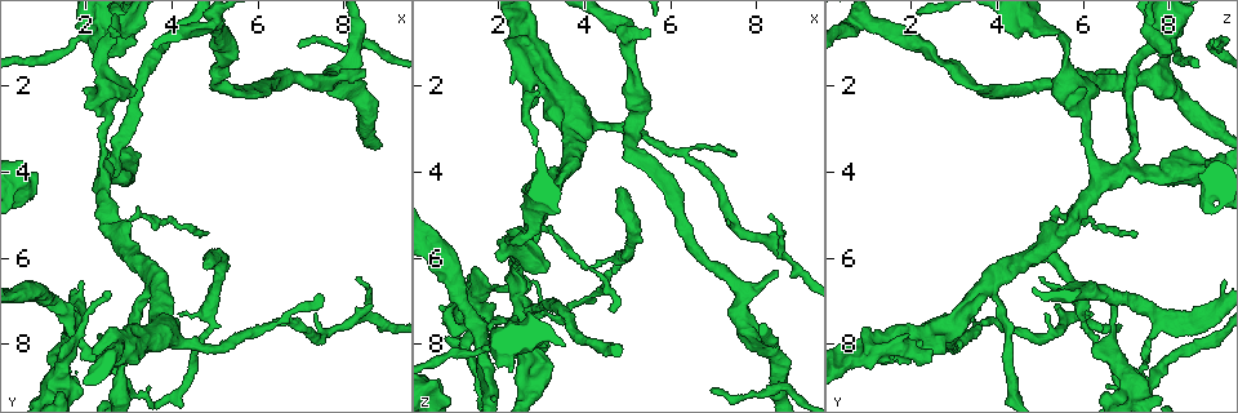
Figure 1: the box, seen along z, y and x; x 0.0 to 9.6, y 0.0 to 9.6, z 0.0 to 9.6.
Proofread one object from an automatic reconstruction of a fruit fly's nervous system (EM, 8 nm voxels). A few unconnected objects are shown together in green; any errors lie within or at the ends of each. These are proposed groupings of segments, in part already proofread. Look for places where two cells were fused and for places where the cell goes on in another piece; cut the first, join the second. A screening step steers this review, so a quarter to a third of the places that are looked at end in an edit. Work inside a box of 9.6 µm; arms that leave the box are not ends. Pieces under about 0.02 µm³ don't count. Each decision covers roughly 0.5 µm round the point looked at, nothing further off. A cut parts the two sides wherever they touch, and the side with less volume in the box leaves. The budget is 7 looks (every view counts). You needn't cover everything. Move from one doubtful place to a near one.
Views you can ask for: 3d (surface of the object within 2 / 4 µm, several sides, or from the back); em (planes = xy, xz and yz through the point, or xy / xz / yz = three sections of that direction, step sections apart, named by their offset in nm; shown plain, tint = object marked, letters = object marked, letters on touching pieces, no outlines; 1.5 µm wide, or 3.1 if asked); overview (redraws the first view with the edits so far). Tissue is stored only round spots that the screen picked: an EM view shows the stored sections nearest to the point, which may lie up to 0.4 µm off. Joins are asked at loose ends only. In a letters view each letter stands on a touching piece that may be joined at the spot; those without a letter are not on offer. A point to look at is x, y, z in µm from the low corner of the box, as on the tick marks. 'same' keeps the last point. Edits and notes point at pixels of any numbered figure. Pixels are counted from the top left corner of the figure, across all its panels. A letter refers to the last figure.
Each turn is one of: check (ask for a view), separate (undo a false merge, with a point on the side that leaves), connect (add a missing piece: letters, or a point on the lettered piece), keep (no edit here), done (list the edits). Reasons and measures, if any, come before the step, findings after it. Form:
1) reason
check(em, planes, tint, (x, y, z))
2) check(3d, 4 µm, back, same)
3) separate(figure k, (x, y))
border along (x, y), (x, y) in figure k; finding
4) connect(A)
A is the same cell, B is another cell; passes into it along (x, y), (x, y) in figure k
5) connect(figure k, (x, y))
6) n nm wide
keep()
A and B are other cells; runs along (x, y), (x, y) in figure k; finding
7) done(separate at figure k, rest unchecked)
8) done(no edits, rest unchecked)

an open end
check(em, planes, letters, (8.45, 1.65, 6.30))

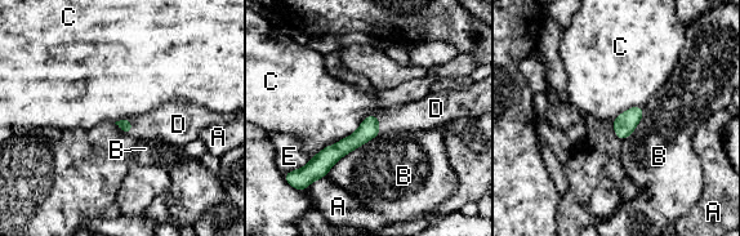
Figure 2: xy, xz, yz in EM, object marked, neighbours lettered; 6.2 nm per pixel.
connect(D)
D is the same cell, A, B, C and E are other cells; the cell continues

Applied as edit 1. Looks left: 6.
check(overview)

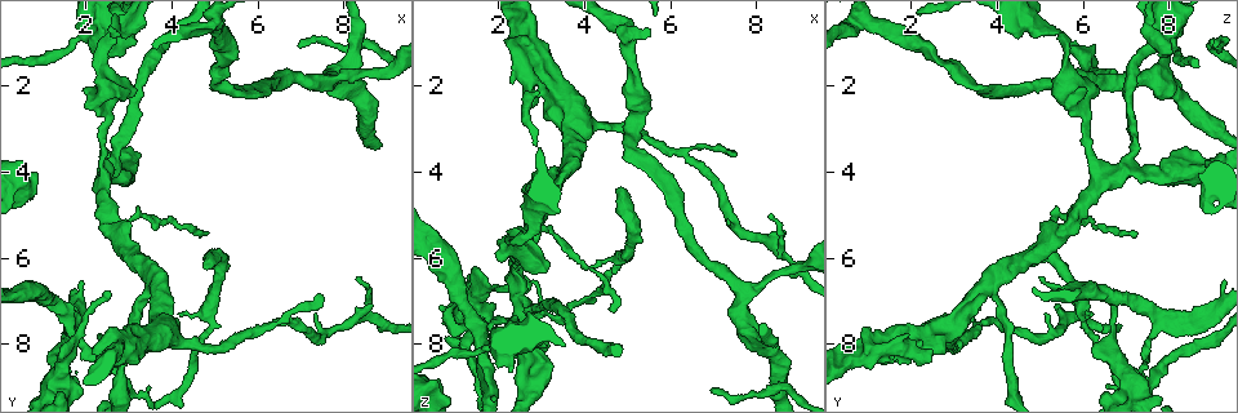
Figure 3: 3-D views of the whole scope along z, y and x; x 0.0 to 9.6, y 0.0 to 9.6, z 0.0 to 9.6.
branch stops here
check(3d, 2 µm, (3.10, 1.00, 8.10))

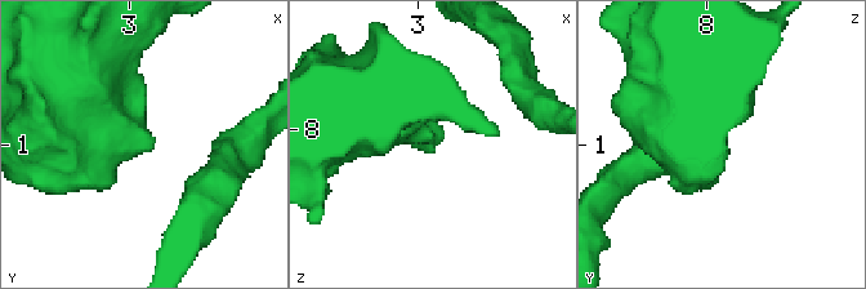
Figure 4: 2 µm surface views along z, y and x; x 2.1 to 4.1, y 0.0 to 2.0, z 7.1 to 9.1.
check(em, xz, step 4, letters, (3.16, 1.00, 8.08))

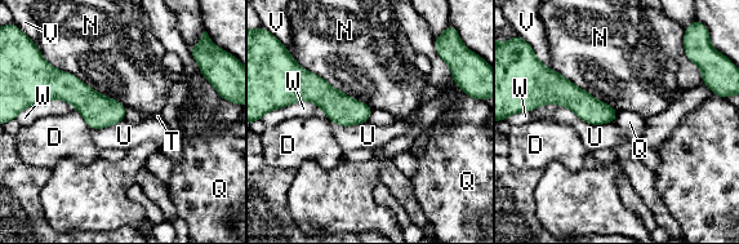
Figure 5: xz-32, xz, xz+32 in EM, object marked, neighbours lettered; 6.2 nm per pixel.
keep()
D, N, Q, T, U, V and W are other cells; no lettered piece goes on from it

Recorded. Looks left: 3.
sudden change in width
check(3d, 4 µm, (1.65, 8.20, 6.75))

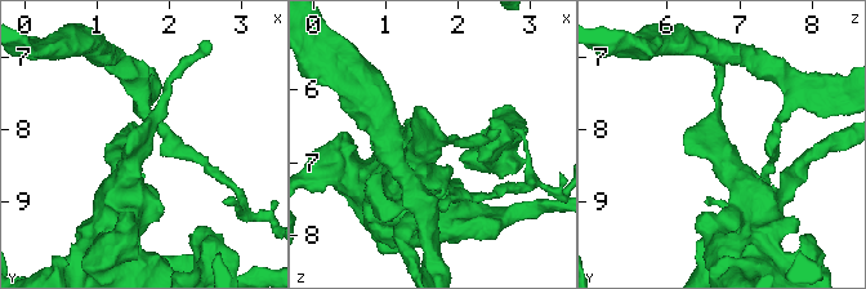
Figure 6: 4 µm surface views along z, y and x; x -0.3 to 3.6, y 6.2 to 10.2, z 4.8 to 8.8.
check(em, xz, step 8, tint, (1.60, 8.15, 6.75))

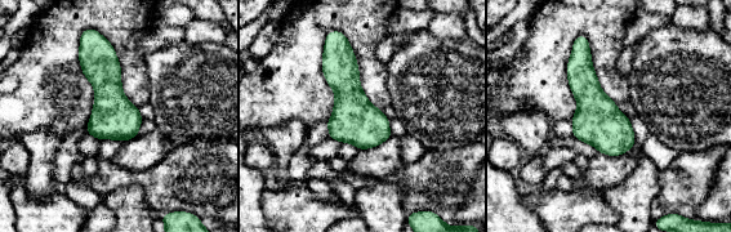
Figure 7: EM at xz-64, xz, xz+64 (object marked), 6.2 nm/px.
check(em, planes, letters, same)

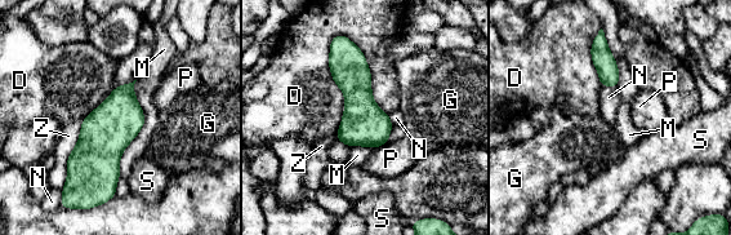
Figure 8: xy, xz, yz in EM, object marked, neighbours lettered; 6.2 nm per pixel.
D touches over 600 nm
keep()
D, G, M, N, P, S and Z are other cells; border along (331, 39), (344, 98), (335, 137) in figure 8; all the same cell

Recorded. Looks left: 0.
done(connect at figure 2, rest unchecked)

